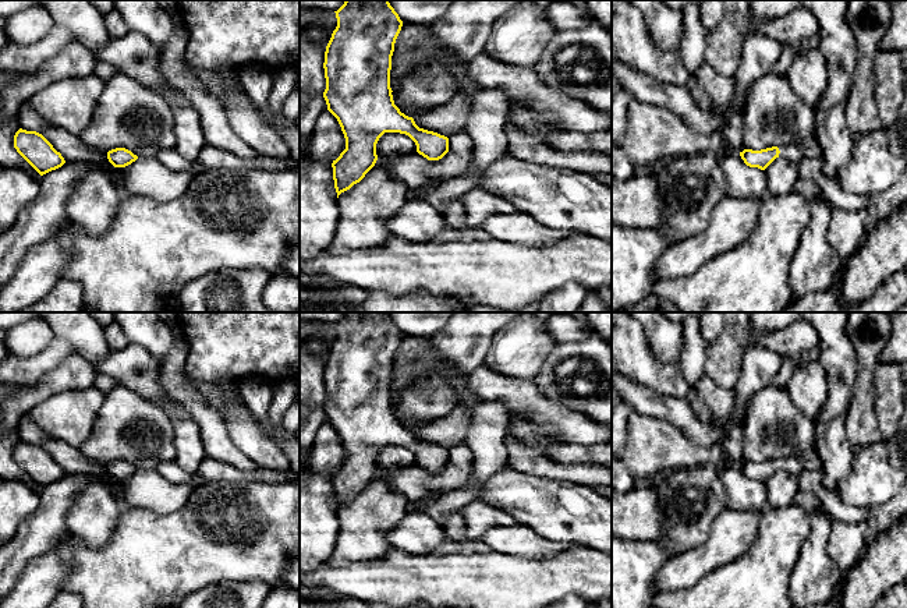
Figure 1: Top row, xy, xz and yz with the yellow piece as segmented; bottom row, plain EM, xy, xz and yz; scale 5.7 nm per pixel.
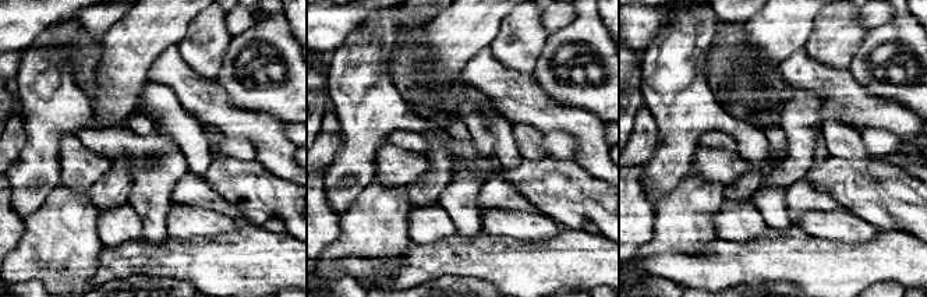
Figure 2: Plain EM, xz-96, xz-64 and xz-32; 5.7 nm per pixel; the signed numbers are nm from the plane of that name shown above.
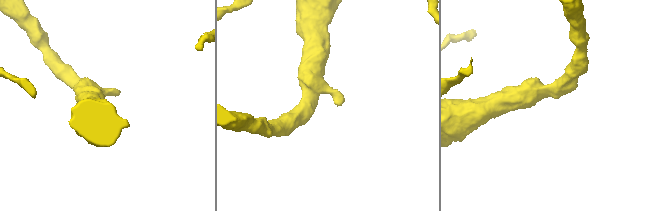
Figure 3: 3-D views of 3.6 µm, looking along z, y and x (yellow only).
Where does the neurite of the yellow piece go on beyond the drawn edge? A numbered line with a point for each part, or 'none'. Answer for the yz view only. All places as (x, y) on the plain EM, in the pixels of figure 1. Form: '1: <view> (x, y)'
1: yz (794, 465)

